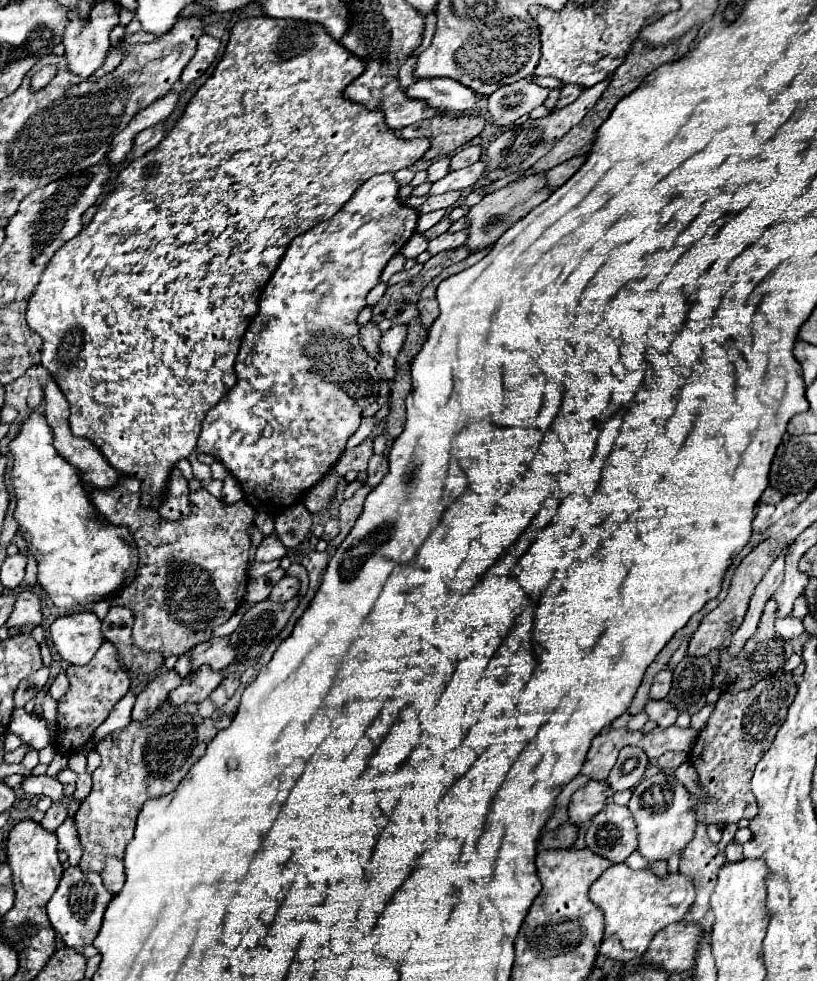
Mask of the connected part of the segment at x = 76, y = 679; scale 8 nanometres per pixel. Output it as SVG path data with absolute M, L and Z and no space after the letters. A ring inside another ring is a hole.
M108 640L98 648L98 652L94 654L94 658L88 664L84 664L84 666L70 664L66 674L70 680L70 688L58 700L58 718L56 718L58 726L56 726L54 746L60 754L72 756L72 754L80 752L92 740L96 728L108 718L114 704L120 702L122 696L128 692L130 678L118 662L118 652L116 652L114 644L110 644Z

